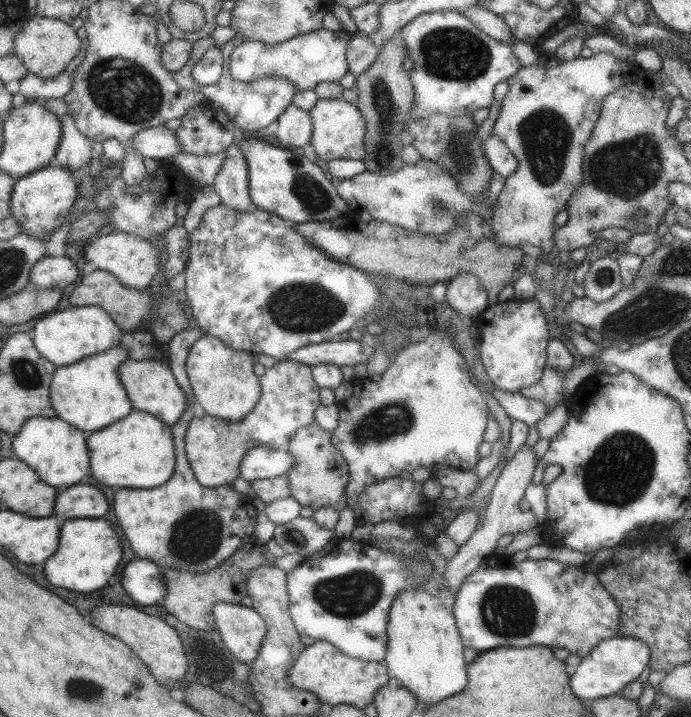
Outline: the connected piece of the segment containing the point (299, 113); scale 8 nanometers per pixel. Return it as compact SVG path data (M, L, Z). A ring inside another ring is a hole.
M289 104L277 117L274 124L274 134L287 148L297 148L297 150L300 150L310 142L312 130L310 120L311 117L308 111Z

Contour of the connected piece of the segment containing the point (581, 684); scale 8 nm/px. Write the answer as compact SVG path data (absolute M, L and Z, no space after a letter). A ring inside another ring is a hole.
M613 636L595 645L587 656L581 657L573 674L569 677L569 687L575 697L583 700L598 699L619 693L637 678L642 678L648 670L650 652L647 643L631 637Z

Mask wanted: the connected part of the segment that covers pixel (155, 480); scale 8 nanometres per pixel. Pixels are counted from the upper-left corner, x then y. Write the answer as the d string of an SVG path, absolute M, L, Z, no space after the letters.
M132 409L121 420L92 431L86 442L91 476L107 486L155 488L165 484L175 468L170 426L147 412Z

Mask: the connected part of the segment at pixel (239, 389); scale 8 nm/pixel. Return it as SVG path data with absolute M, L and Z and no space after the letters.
M203 334L192 342L184 367L193 398L205 414L235 422L253 409L261 396L258 377L253 373L254 362L254 354L231 349L215 336Z

